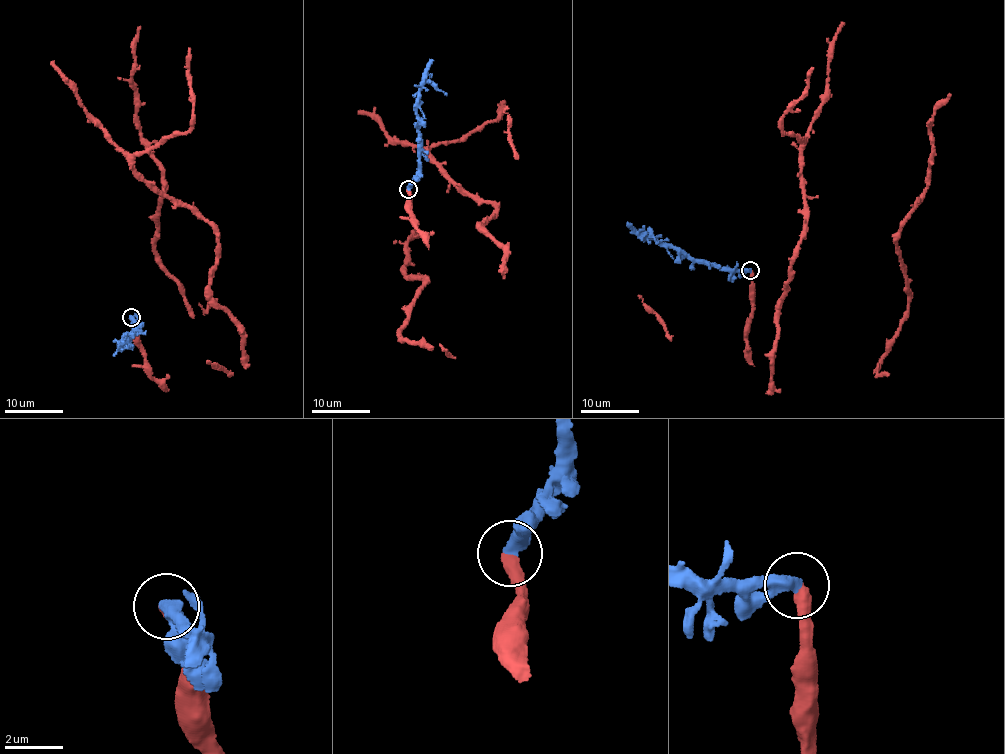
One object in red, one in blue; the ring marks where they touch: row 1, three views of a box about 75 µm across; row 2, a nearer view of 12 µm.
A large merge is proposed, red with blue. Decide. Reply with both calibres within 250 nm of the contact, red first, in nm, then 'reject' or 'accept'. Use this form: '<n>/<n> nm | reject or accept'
440/360 nm | reject

